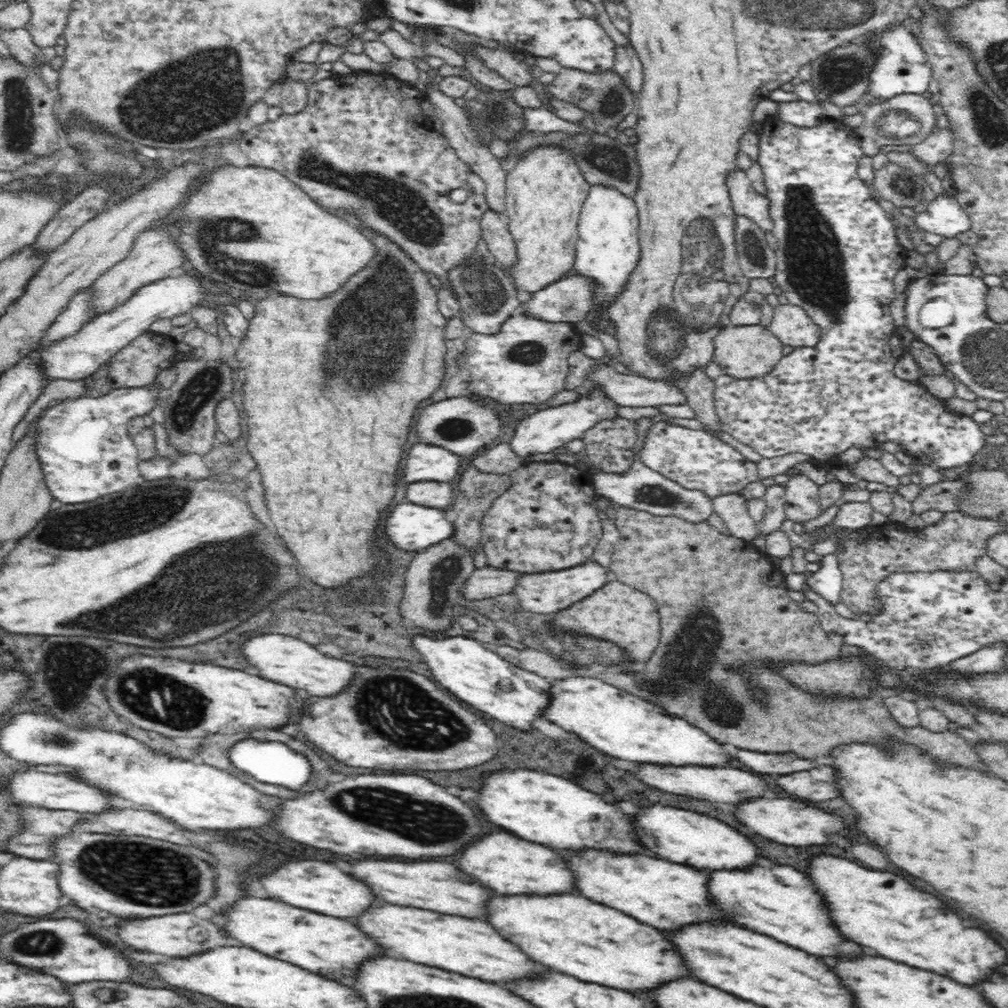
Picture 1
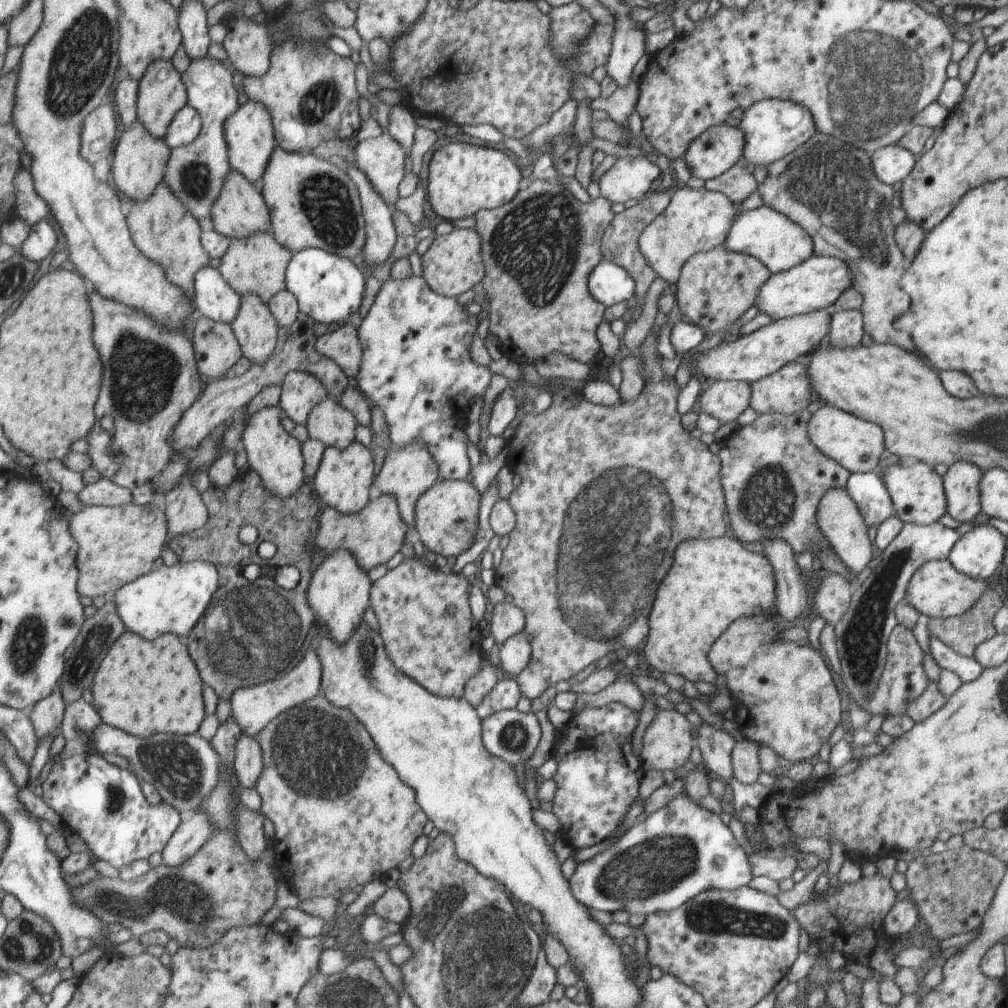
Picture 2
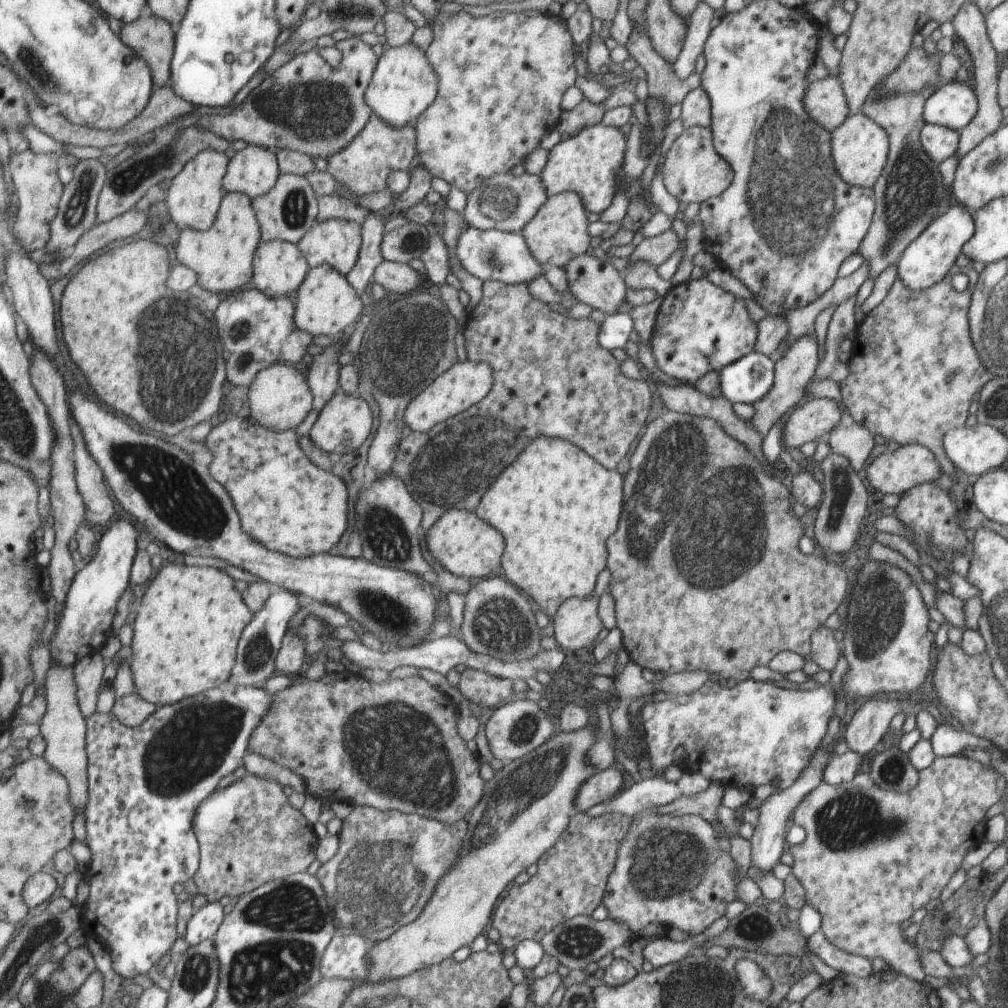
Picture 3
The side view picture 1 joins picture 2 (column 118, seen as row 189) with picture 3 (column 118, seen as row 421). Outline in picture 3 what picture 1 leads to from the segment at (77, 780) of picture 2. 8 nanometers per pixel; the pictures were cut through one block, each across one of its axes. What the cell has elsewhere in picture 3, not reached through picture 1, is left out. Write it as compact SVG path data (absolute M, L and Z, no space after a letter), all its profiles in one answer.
M226 683L222 688L210 690L188 698L186 701L173 705L159 707L156 714L146 720L142 726L128 726L122 722L114 713L96 713L88 721L88 754L89 754L89 778L90 778L90 806L87 810L88 846L92 850L91 867L87 871L87 882L90 883L91 891L84 909L82 929L86 937L102 938L111 949L114 959L114 968L123 979L130 978L135 983L141 976L149 974L152 968L176 945L178 937L178 918L180 918L180 898L176 894L178 884L190 882L200 870L200 839L197 835L196 822L198 810L205 801L210 801L214 793L220 789L220 782L227 774L236 772L240 766L244 766L246 754L248 754L250 743L253 741L254 732L258 726L266 720L274 706L276 695L268 693L261 685L244 686Z

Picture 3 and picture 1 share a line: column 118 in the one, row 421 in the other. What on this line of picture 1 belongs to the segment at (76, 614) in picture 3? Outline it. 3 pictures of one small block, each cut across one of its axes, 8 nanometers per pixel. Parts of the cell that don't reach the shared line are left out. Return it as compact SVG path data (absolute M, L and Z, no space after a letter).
M596 382L592 384L592 390L584 396L580 395L578 400L542 409L522 419L516 426L515 434L509 443L520 456L524 457L552 452L555 448L566 446L572 440L580 440L585 432L592 430L601 422L620 418L618 412L620 412L620 404L606 392L599 382Z

